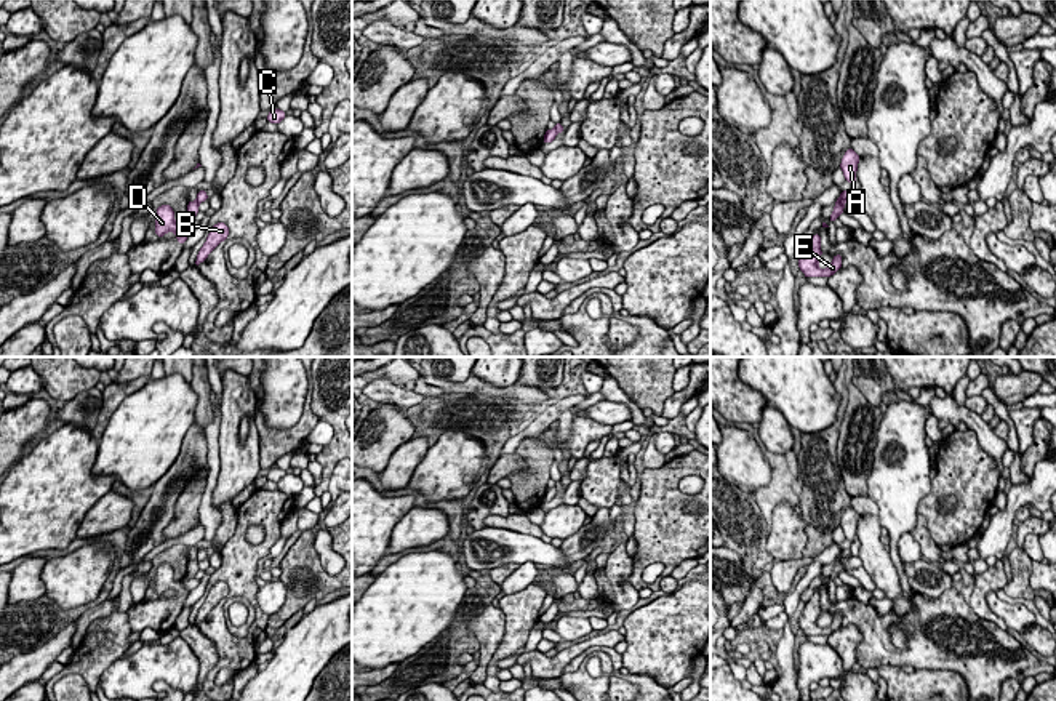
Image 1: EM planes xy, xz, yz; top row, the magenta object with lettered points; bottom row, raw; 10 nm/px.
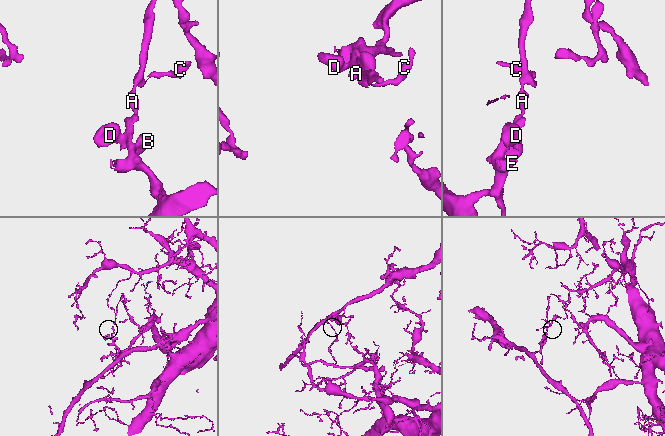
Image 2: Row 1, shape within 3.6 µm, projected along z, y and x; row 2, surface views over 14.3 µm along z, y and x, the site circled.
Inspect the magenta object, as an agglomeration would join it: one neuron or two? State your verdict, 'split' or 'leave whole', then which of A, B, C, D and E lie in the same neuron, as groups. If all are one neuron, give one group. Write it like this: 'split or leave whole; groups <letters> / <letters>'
split; groups A C / B D E

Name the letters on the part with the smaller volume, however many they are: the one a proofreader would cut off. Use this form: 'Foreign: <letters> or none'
Foreign: B, D, E

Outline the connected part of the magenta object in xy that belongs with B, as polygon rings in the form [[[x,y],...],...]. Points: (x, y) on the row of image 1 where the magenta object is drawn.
[[[218,222],[216,226],[211,227],[208,238],[205,245],[200,248],[195,261],[195,267],[200,266],[202,261],[206,259],[206,256],[229,235],[229,227],[224,222]]]

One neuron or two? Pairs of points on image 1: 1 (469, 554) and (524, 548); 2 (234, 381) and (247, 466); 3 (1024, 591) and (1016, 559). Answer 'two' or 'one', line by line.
1: one
2: one
3: one

